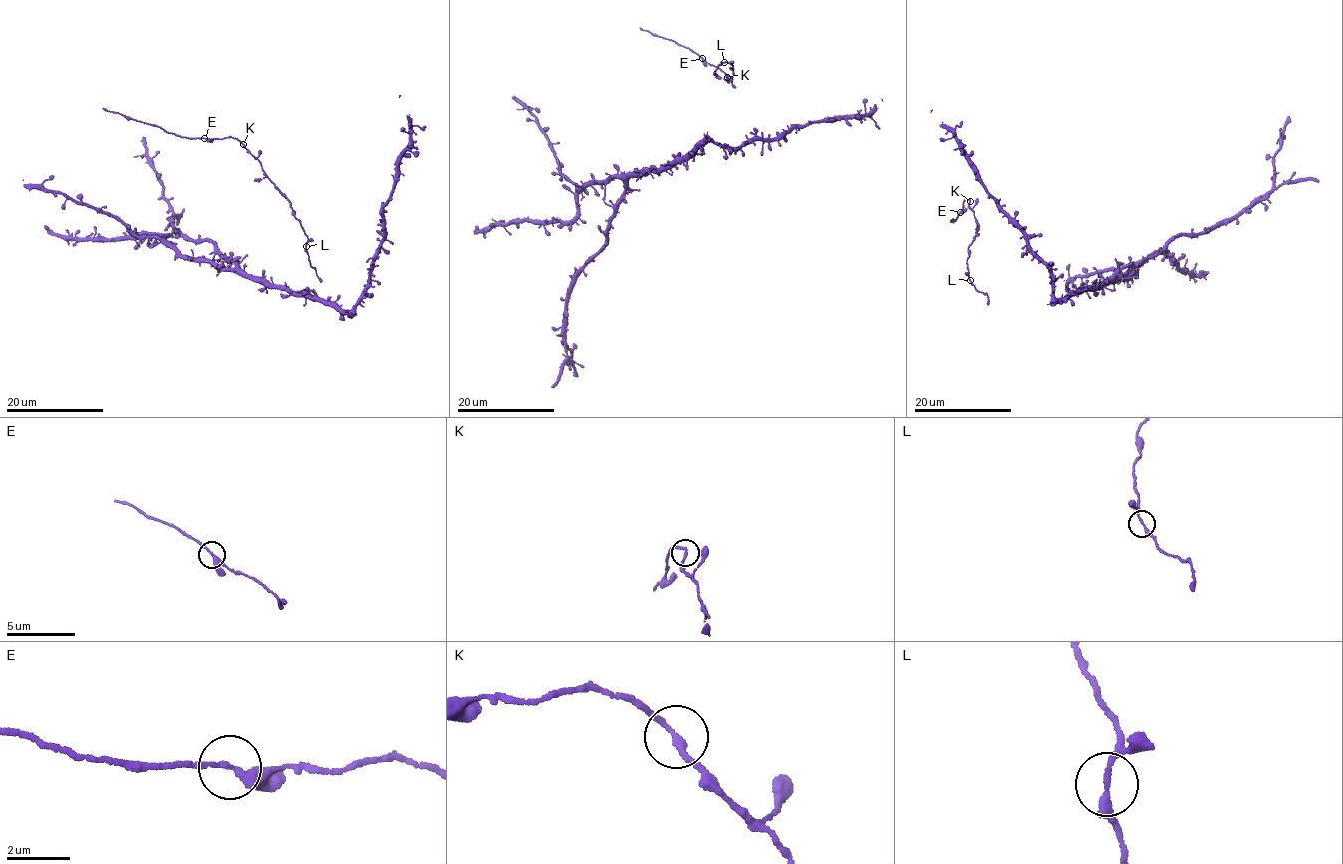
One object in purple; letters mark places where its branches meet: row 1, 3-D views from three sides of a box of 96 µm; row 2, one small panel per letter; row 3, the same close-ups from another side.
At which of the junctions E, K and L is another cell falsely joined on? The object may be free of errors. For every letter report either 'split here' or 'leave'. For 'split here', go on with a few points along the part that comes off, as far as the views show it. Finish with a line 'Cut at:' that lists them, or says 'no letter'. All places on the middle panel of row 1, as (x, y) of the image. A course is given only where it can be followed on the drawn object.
E: leave
K: leave
L: leave
Cut at: no letter

